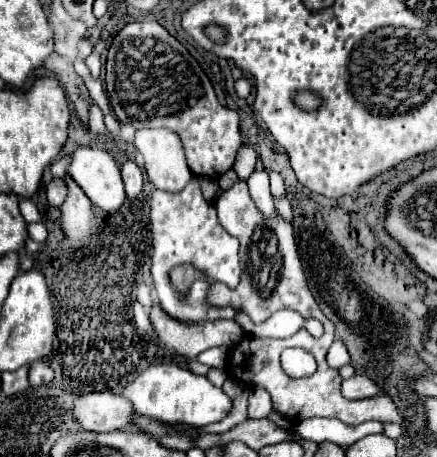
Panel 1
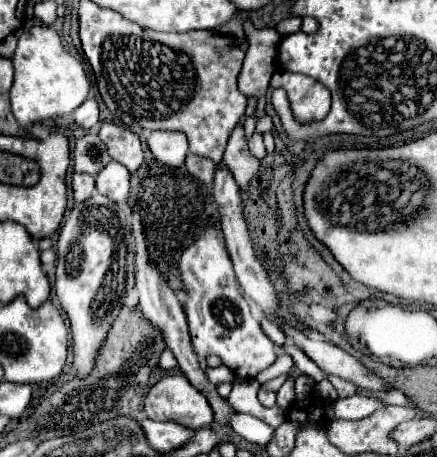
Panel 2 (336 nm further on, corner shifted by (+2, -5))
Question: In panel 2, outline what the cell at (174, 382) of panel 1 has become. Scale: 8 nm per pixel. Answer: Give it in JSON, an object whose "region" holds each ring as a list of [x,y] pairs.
{"region":[[[168,375],[168,377],[162,377],[158,383],[154,383],[144,397],[144,411],[154,421],[174,421],[194,431],[214,421],[214,413],[206,397],[198,389],[194,389],[184,375]]]}

